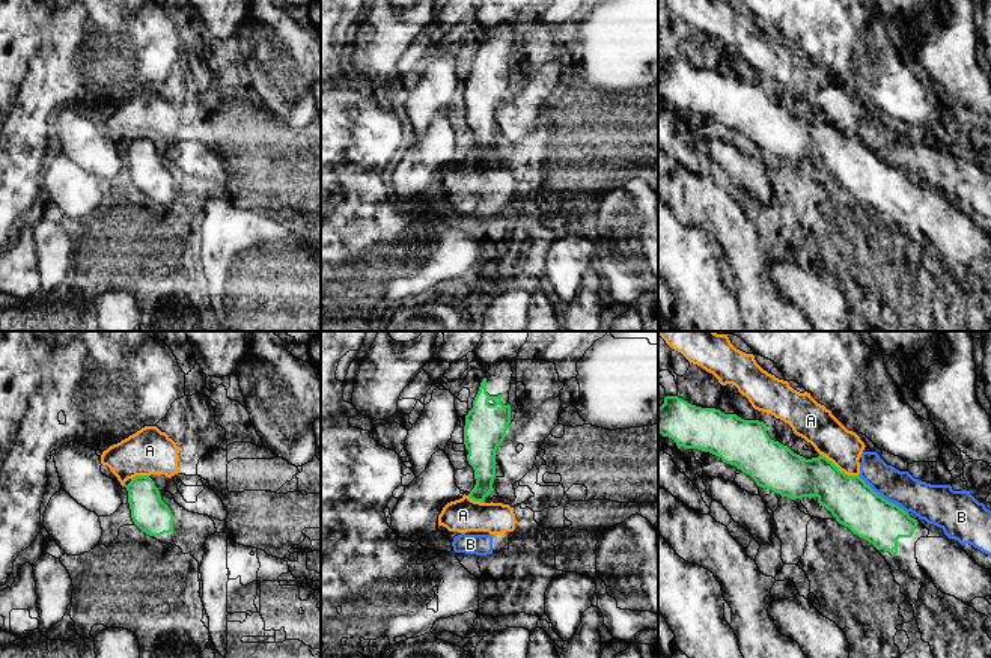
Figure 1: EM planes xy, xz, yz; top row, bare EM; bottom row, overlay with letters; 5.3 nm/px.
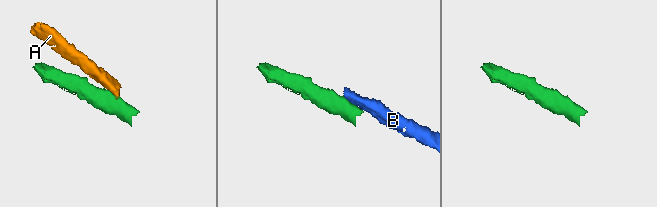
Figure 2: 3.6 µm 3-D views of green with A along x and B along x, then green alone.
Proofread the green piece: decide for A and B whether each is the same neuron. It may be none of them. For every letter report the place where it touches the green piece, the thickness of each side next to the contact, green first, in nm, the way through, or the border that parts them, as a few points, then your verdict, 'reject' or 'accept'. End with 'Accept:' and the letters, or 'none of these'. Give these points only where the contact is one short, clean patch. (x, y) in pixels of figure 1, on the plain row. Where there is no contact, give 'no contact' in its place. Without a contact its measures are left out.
A: contact yz (838, 131); calibres 260 and 200 nm; border yz (820, 116), (845, 136), (857, 139); reject
B: contact yz (881, 160); calibres 260 and 190 nm; border yz (859, 137), (878, 157), (907, 175); reject
Accept: none of these

